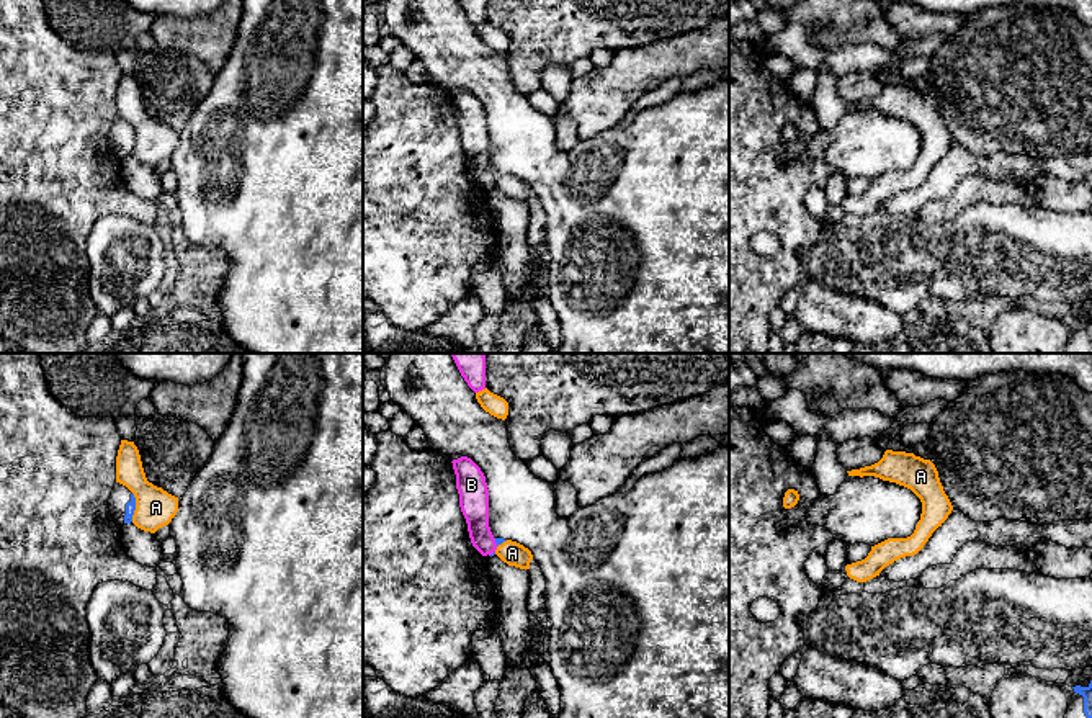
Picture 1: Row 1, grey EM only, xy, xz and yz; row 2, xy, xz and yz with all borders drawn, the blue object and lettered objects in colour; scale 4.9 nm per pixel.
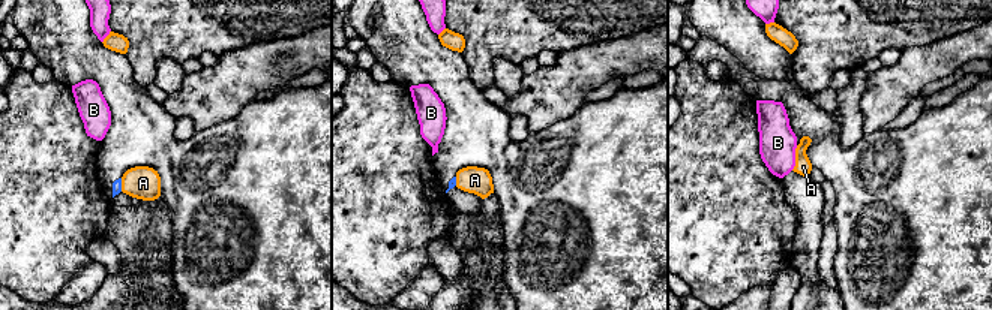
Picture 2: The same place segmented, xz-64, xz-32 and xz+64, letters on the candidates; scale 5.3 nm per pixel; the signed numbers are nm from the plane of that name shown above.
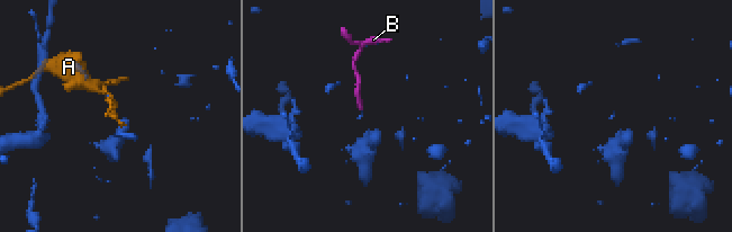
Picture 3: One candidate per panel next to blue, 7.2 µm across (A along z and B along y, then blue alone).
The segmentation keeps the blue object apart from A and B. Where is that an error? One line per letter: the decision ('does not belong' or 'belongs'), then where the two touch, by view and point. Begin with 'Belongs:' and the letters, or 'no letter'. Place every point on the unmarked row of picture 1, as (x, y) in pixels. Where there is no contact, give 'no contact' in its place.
Belongs: no letter
A: does not belong | xy (134, 141)
B: does not belong | xz (496, 175)

